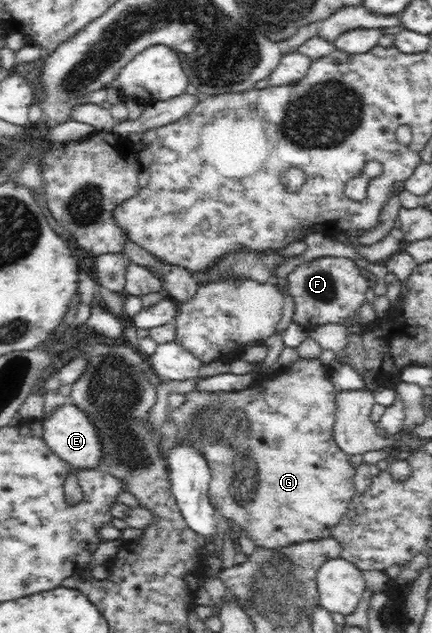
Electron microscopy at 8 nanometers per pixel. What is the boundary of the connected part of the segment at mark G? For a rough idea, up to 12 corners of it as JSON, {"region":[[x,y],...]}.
{"region":[[297,360],[192,390],[173,446],[257,548],[327,538],[356,494],[335,386]]}

